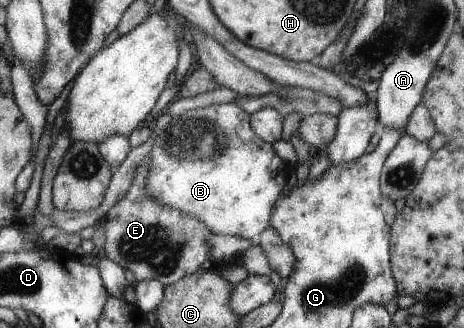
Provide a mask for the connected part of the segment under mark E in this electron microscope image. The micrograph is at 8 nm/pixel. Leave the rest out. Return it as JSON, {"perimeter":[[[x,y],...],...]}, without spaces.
{"perimeter":[[[148,155],[138,165],[129,191],[104,217],[106,243],[103,255],[132,271],[137,282],[154,278],[166,287],[197,272],[200,265],[209,259],[207,239],[212,233],[199,218],[160,205],[145,193],[150,164]]]}

